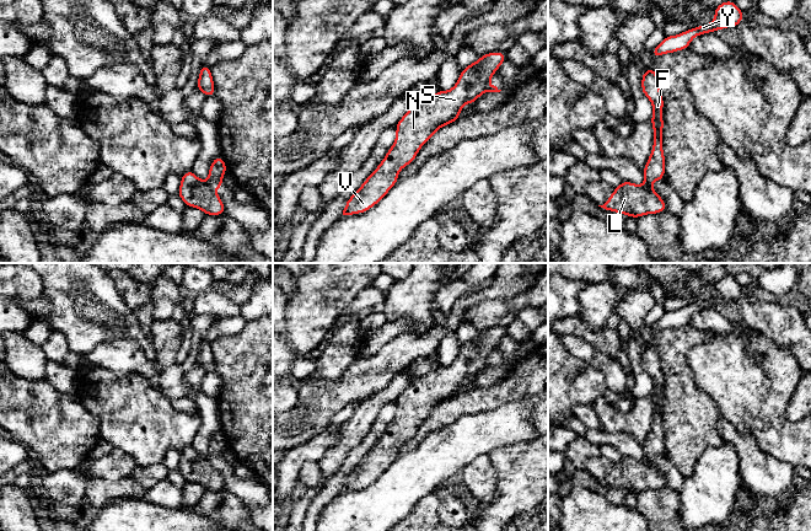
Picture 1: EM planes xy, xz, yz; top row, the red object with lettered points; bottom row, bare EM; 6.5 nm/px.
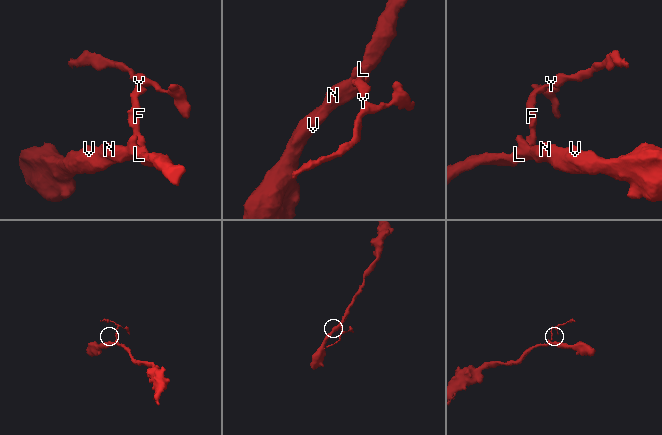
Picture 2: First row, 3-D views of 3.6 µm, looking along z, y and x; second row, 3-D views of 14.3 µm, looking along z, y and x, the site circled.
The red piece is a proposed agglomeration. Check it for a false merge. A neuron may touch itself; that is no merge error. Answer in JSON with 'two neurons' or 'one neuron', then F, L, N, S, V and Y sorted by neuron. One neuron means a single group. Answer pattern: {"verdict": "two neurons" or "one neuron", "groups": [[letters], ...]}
{"verdict": "two neurons", "groups": [["F", "Y"], ["L", "N", "S", "V"]]}

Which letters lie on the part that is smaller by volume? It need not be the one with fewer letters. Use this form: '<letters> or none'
F, Y

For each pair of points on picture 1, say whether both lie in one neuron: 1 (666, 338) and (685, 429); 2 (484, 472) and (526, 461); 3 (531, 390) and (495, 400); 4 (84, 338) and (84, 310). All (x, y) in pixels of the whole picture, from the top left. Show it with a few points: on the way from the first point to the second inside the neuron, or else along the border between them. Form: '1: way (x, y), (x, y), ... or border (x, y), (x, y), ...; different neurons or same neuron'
1: way (673, 360), (678, 373), (678, 389), (685, 407); same neuron
2: border (488, 454), (497, 476), (497, 494), (494, 499); different neurons
3: way (522, 390), (508, 390), (504, 392); same neuron
4: way (84, 331), (84, 317); same neuron

